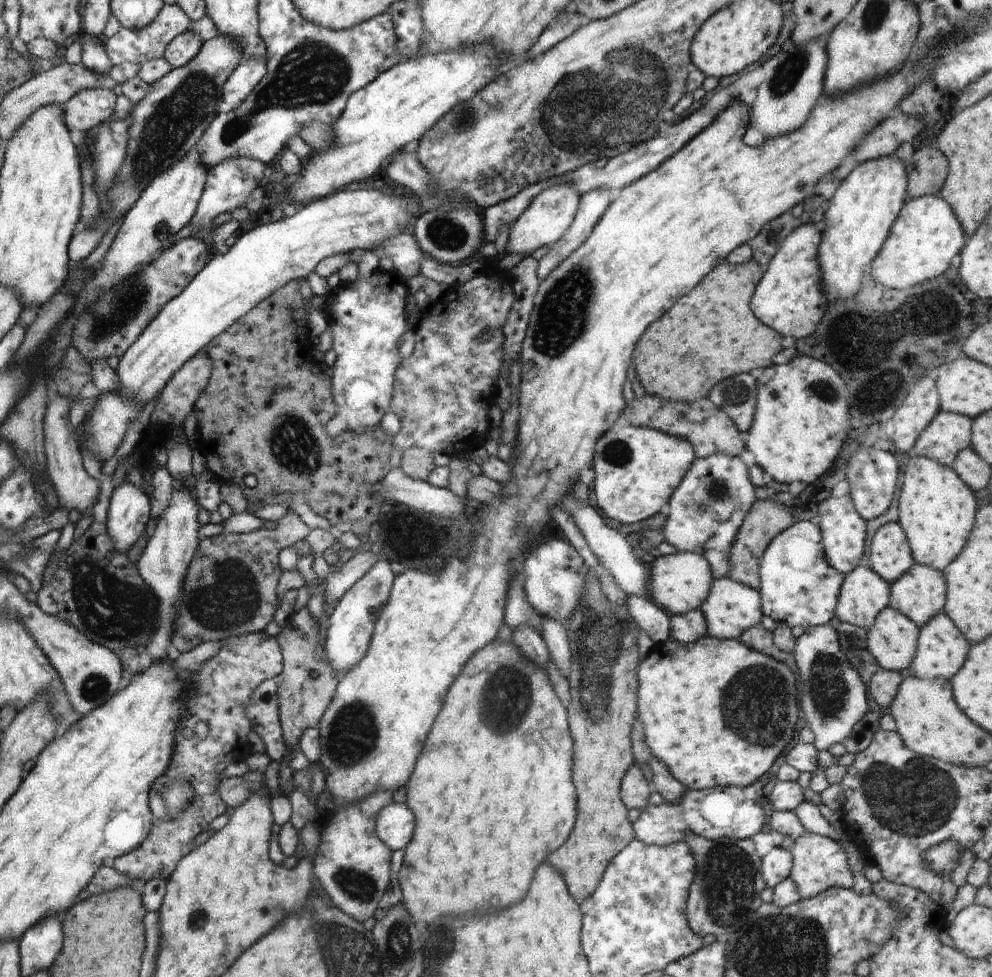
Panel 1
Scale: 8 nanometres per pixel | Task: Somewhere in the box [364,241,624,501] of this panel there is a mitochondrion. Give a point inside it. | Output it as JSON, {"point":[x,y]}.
{"point":[556,330]}

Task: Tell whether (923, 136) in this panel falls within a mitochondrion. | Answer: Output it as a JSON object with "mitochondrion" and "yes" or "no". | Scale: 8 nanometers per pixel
{"mitochondrion":"no"}

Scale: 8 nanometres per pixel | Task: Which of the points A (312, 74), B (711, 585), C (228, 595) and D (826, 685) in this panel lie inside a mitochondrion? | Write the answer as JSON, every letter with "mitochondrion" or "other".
{"A":"mitochondrion","B":"other","C":"mitochondrion","D":"mitochondrion"}

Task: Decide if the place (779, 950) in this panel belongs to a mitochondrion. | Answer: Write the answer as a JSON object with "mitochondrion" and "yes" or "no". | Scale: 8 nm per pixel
{"mitochondrion":"yes"}

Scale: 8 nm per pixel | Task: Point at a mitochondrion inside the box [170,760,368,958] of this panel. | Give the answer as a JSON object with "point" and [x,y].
{"point":[197,917]}

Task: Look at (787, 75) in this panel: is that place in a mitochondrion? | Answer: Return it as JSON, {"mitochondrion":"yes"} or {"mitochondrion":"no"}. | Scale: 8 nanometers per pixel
{"mitochondrion":"yes"}

